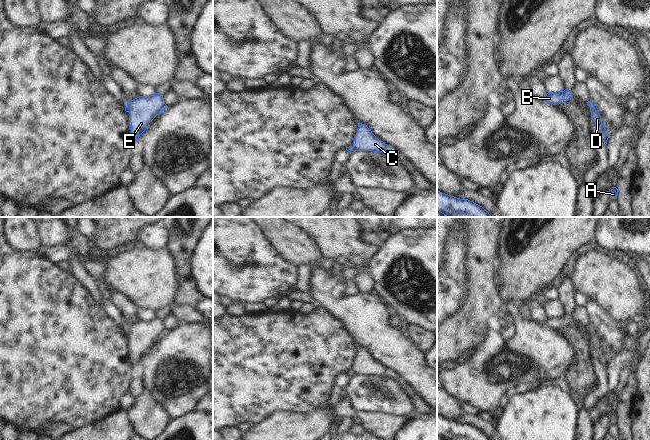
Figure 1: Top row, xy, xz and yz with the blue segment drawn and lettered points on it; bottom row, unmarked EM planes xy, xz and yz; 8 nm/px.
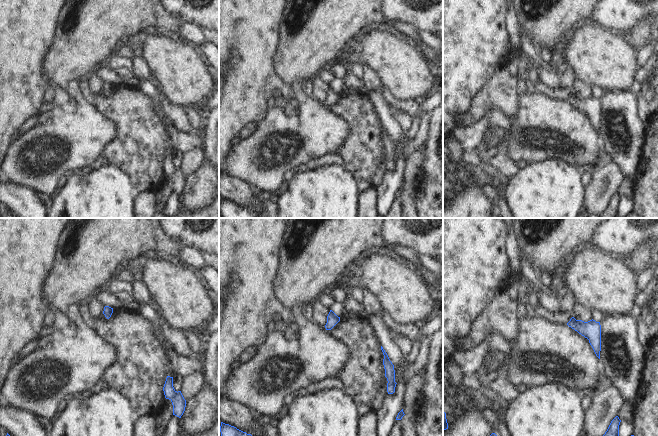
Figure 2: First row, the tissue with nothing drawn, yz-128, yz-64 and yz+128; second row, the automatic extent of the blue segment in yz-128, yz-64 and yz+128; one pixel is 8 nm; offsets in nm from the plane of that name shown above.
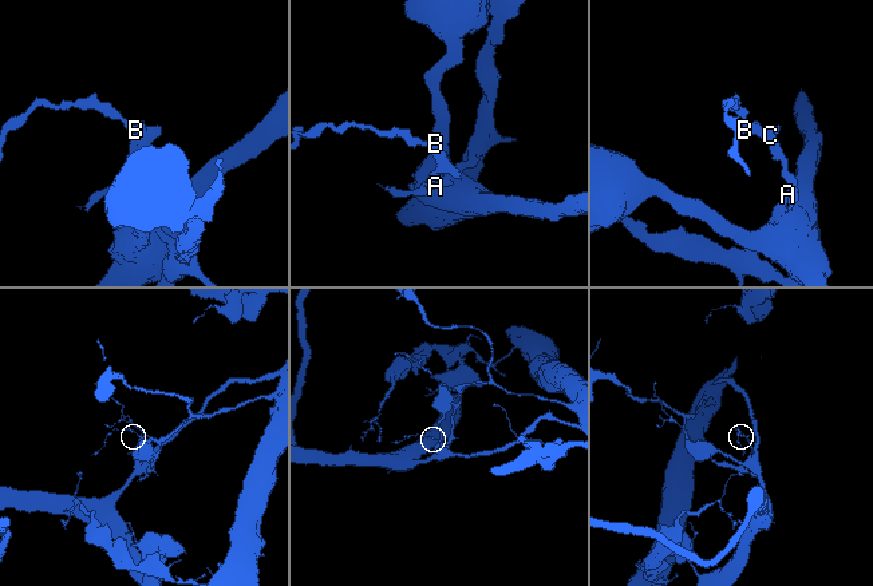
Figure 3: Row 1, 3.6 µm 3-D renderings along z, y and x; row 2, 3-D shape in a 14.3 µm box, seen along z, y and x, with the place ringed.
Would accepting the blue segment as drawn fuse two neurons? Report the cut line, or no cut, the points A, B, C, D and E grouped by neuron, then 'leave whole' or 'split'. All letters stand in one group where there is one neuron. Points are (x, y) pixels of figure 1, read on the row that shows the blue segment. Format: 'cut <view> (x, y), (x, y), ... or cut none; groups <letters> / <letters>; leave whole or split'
cut xy (127, 105), (129, 111); groups A D / B C E; split

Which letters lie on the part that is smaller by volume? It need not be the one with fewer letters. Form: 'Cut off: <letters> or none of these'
Cut off: B, C, E

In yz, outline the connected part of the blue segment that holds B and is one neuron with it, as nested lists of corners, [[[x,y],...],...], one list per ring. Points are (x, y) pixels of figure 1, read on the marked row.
[[[565,89],[564,91],[556,91],[554,93],[548,92],[545,96],[545,102],[557,105],[560,100],[568,100],[573,95],[573,92],[568,89]]]

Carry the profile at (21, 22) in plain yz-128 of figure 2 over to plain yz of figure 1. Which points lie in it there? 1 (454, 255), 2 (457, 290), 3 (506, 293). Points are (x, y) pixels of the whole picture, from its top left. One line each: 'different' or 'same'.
1: different
2: different
3: different

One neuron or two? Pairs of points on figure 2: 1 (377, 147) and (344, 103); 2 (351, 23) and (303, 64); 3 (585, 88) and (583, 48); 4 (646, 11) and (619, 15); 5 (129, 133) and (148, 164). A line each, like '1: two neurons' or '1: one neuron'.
1: one neuron
2: one neuron
3: two neurons
4: one neuron
5: one neuron

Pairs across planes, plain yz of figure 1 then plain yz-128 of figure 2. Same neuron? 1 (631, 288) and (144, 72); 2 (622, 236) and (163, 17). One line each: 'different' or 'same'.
1: different
2: different

